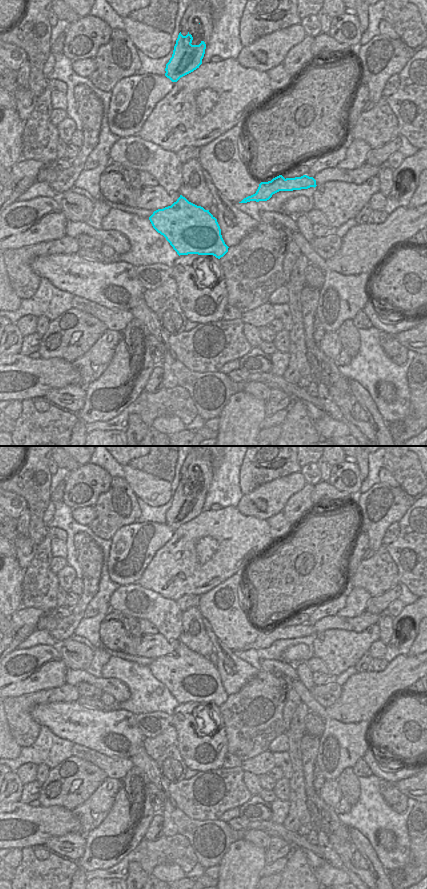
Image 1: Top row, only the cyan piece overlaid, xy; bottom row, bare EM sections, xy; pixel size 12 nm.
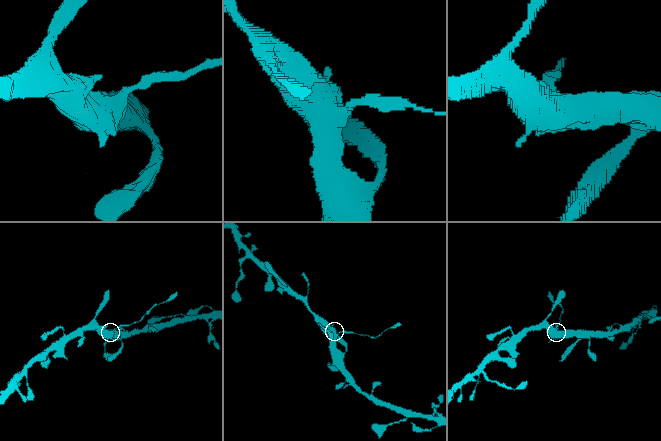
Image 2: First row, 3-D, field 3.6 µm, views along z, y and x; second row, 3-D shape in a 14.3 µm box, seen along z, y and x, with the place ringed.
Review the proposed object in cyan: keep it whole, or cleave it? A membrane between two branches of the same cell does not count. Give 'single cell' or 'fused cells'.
fused cells

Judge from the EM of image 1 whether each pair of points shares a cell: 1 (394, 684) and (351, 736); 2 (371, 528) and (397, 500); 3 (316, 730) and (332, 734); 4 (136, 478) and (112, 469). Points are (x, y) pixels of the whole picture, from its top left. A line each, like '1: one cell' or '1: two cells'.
1: two cells
2: one cell
3: two cells
4: two cells

